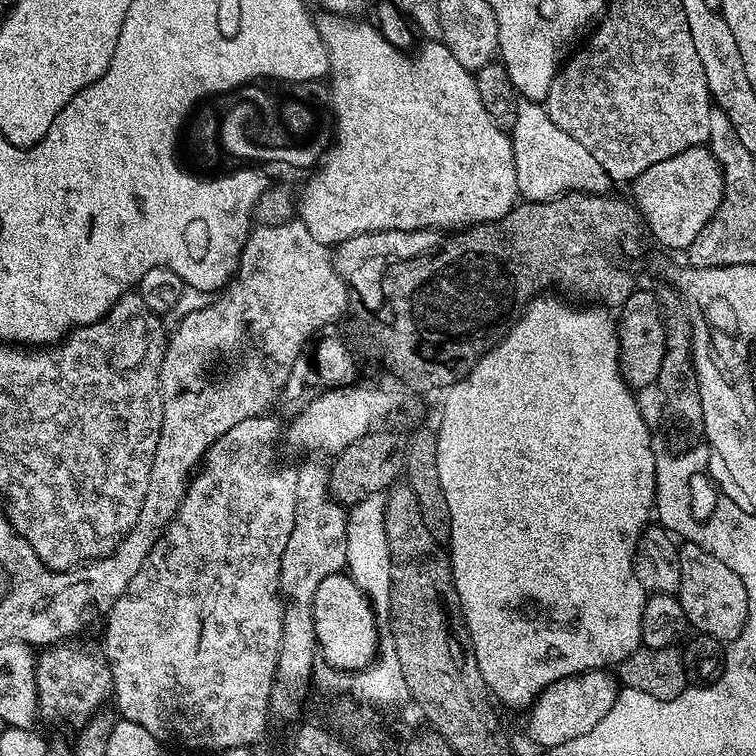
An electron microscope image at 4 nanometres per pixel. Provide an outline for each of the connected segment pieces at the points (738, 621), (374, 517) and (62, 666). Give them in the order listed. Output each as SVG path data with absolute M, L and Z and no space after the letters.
M681 543L680 554L680 587L678 599L686 614L689 625L702 635L713 636L721 642L731 642L744 629L748 621L748 603L746 602L746 586L742 586L742 578L718 562L714 554L710 554L701 544Z
M384 492L370 494L370 498L362 498L362 502L351 505L346 526L346 565L352 580L360 589L368 594L372 611L377 617L387 617L390 602L390 542L386 542L386 526L384 511L386 496Z
M61 642L48 647L36 657L39 719L52 724L83 726L101 711L104 703L114 696L108 659L99 647L92 644Z

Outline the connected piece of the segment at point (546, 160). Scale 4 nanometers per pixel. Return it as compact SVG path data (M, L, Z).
M519 99L515 103L511 122L512 128L508 133L514 150L515 178L521 199L526 202L546 201L568 192L604 194L609 191L606 170L602 170L594 154L590 154L582 142L555 126L547 109L539 101Z

